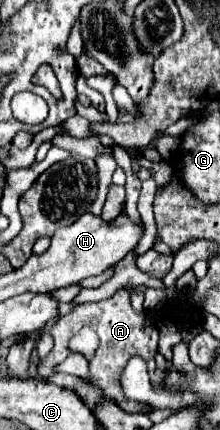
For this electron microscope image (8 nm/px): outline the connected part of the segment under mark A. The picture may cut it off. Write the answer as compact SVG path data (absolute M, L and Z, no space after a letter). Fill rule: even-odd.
M118 289L110 299L104 299L104 301L98 301L98 303L82 303L78 305L72 313L68 313L66 317L60 317L56 321L54 327L50 327L50 335L54 339L54 347L50 351L50 355L40 361L38 365L38 375L42 379L46 379L48 375L54 373L54 367L58 363L62 363L68 355L72 355L68 343L70 339L74 337L74 333L78 333L82 327L90 327L98 333L100 337L100 345L94 353L94 363L90 367L90 373L92 373L92 385L100 387L102 393L106 397L112 397L116 399L116 403L124 409L124 411L130 411L130 413L144 413L148 409L148 405L144 403L138 403L138 401L132 401L132 399L126 399L124 393L122 393L122 387L118 385L118 375L120 371L124 369L126 361L132 357L132 355L140 355L146 365L148 365L148 371L150 371L150 379L152 379L152 385L154 387L162 387L162 381L160 381L160 373L156 371L156 365L154 365L154 353L156 353L156 345L158 345L158 329L156 325L152 327L144 327L144 315L138 315L134 313L132 305L130 305L130 299L128 299L128 291L126 289Z

